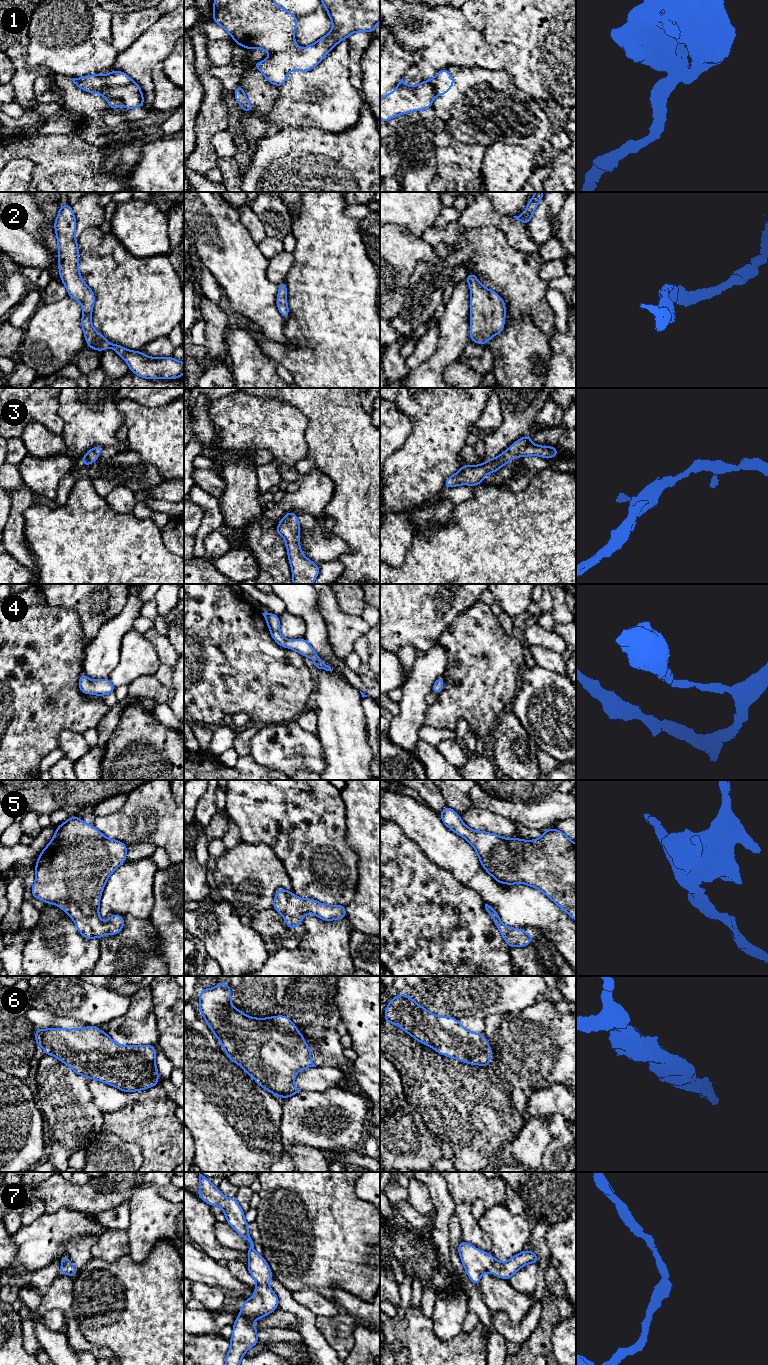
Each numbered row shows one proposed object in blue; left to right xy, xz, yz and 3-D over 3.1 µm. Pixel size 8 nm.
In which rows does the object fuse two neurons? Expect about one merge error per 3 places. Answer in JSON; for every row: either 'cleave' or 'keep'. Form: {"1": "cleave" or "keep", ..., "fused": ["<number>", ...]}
{"1": "keep", "2": "keep", "3": "keep", "4": "keep", "5": "keep", "6": "keep", "7": "keep", "fused": []}

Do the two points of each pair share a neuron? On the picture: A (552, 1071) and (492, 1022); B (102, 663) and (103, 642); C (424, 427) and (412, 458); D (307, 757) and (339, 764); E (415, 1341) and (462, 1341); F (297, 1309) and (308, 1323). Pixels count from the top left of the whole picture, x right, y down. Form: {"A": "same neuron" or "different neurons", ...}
{"A": "same neuron", "B": "same neuron", "C": "same neuron", "D": "different neurons", "E": "same neuron", "F": "same neuron"}

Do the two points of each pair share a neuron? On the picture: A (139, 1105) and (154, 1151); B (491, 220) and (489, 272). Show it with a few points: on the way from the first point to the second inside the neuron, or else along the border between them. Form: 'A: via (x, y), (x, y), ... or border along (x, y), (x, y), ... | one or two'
A: via (148, 1116), (148, 1120), (154, 1127), (154, 1140) | one
B: border along (468, 228), (498, 227), (503, 231), (508, 242) | two

